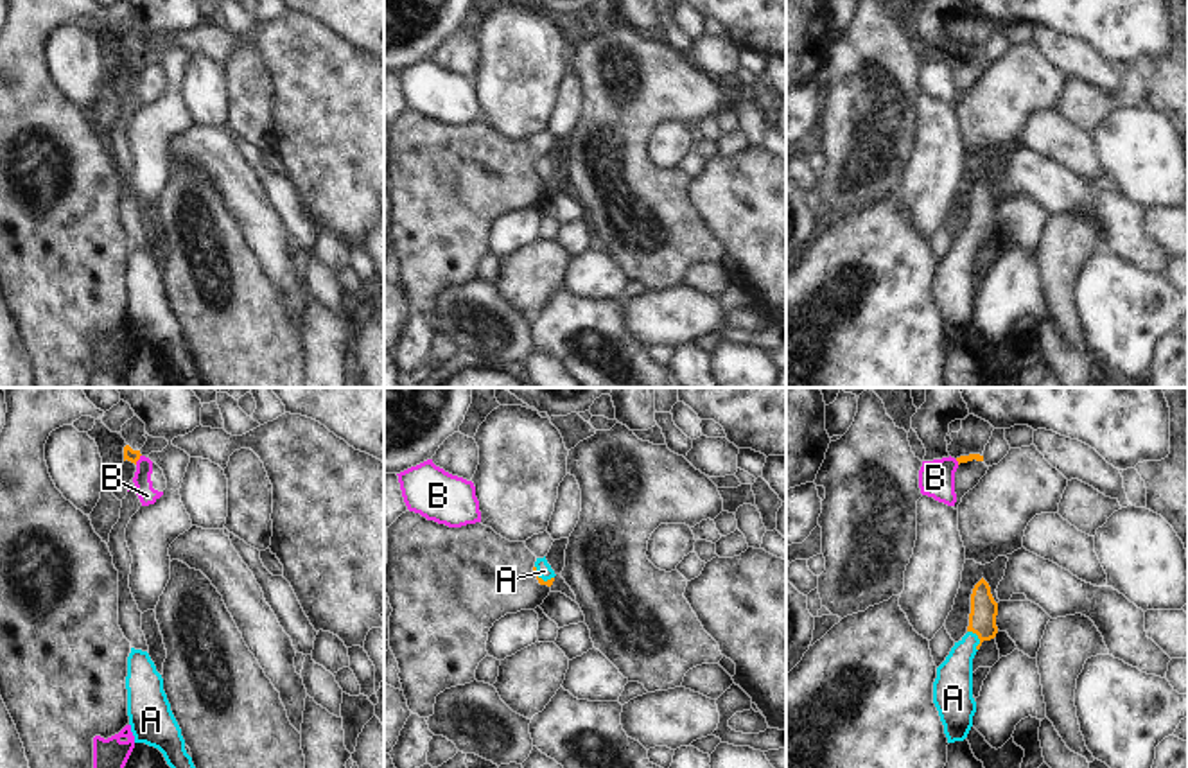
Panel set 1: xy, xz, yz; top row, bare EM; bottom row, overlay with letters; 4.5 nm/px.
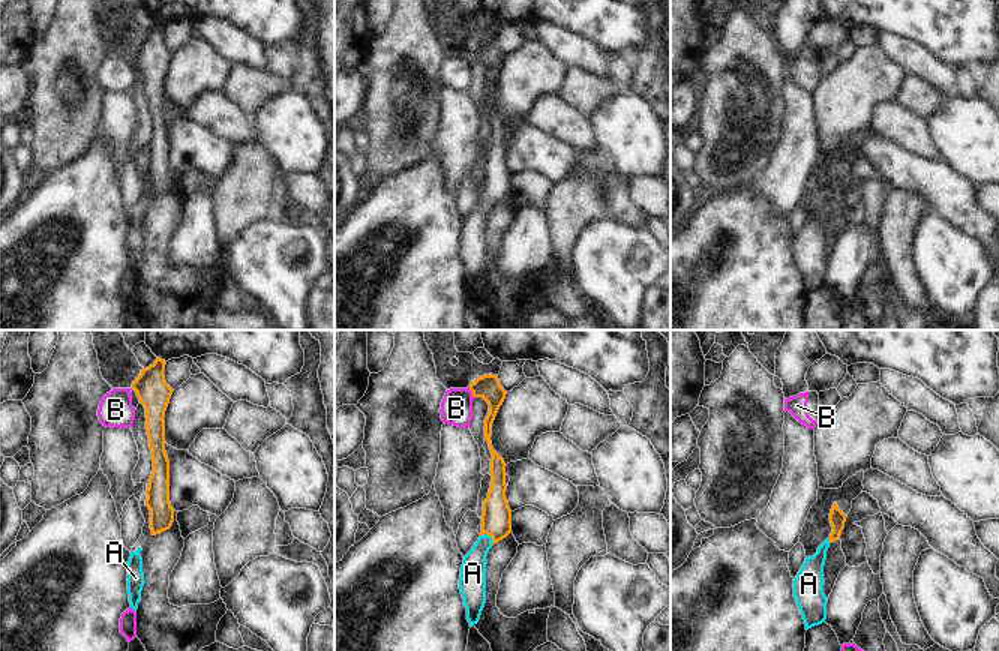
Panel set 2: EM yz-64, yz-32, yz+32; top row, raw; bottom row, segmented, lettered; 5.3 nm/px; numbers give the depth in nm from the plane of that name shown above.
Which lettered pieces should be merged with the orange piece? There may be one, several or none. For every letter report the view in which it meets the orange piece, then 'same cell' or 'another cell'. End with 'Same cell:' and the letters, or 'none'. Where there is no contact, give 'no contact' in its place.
A: contact in yz; same cell
B: contact in xy; another cell
Same cell: A

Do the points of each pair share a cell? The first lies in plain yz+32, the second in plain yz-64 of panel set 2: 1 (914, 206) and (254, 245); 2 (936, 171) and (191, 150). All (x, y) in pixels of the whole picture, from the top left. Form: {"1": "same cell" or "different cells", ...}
{"1": "different cells", "2": "same cell"}

